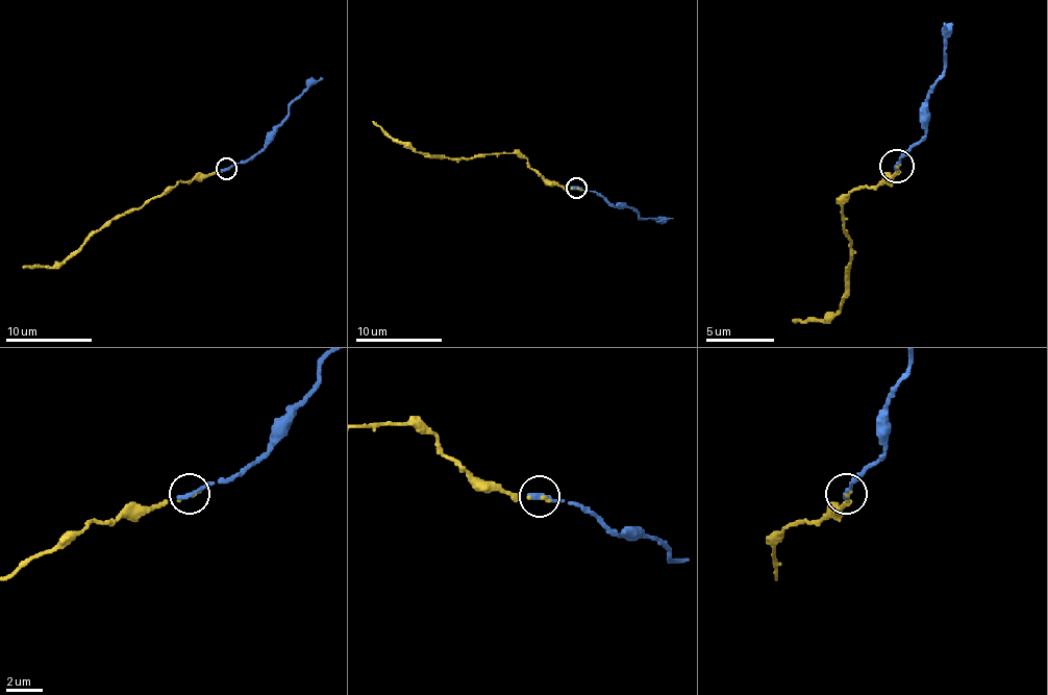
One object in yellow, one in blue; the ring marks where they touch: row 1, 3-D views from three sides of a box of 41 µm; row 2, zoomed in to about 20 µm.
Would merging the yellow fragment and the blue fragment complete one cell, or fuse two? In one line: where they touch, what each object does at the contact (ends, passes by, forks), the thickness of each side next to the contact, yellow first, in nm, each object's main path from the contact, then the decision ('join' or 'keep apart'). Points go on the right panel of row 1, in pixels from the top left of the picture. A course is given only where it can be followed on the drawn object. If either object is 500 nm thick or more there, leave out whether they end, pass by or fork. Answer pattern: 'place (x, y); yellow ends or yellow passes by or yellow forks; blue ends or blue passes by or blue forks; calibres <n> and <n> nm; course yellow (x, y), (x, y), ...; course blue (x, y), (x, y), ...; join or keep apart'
place (896, 166); yellow ends; blue ends; calibres 200 and 380 nm; course yellow (897, 167), (891, 177), (853, 191), (843, 201), (849, 252), (846, 296), (840, 306), (826, 320), (792, 320); course blue (897, 167), (901, 156), (924, 132), (924, 98), (945, 65), (945, 23); join

